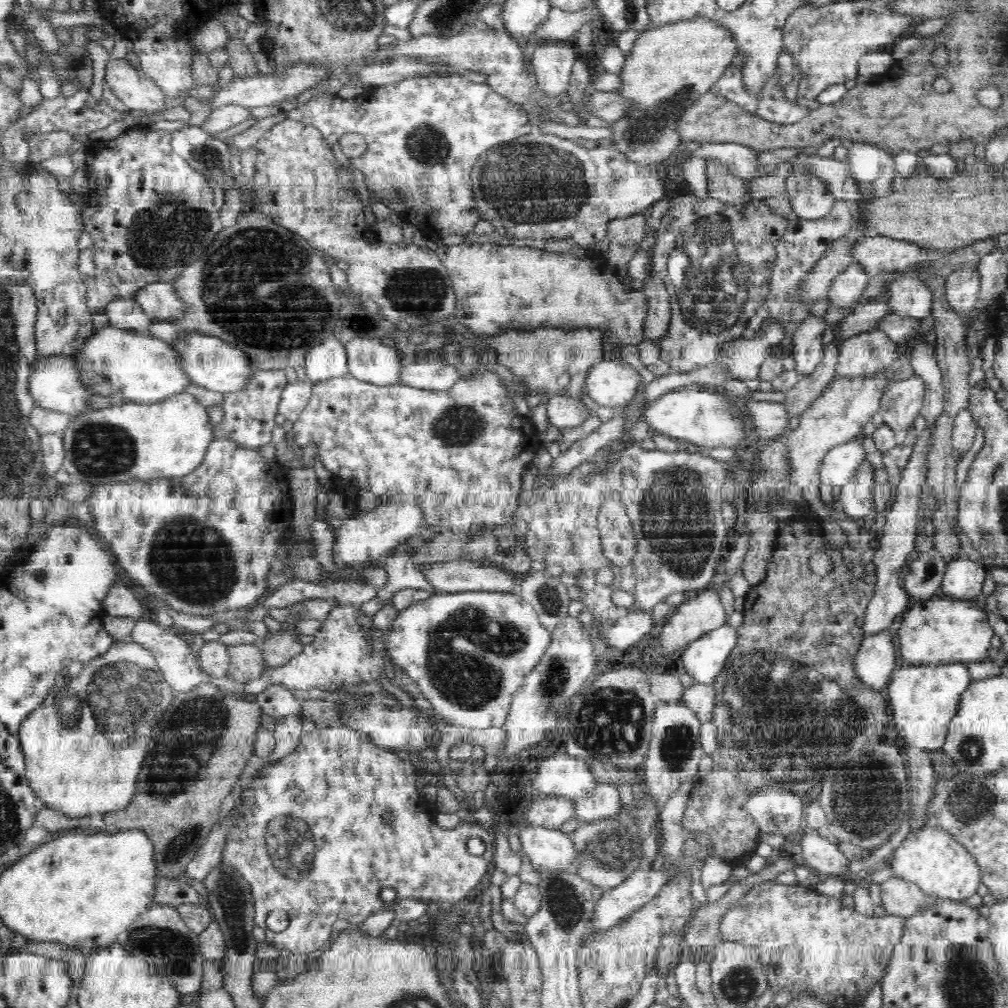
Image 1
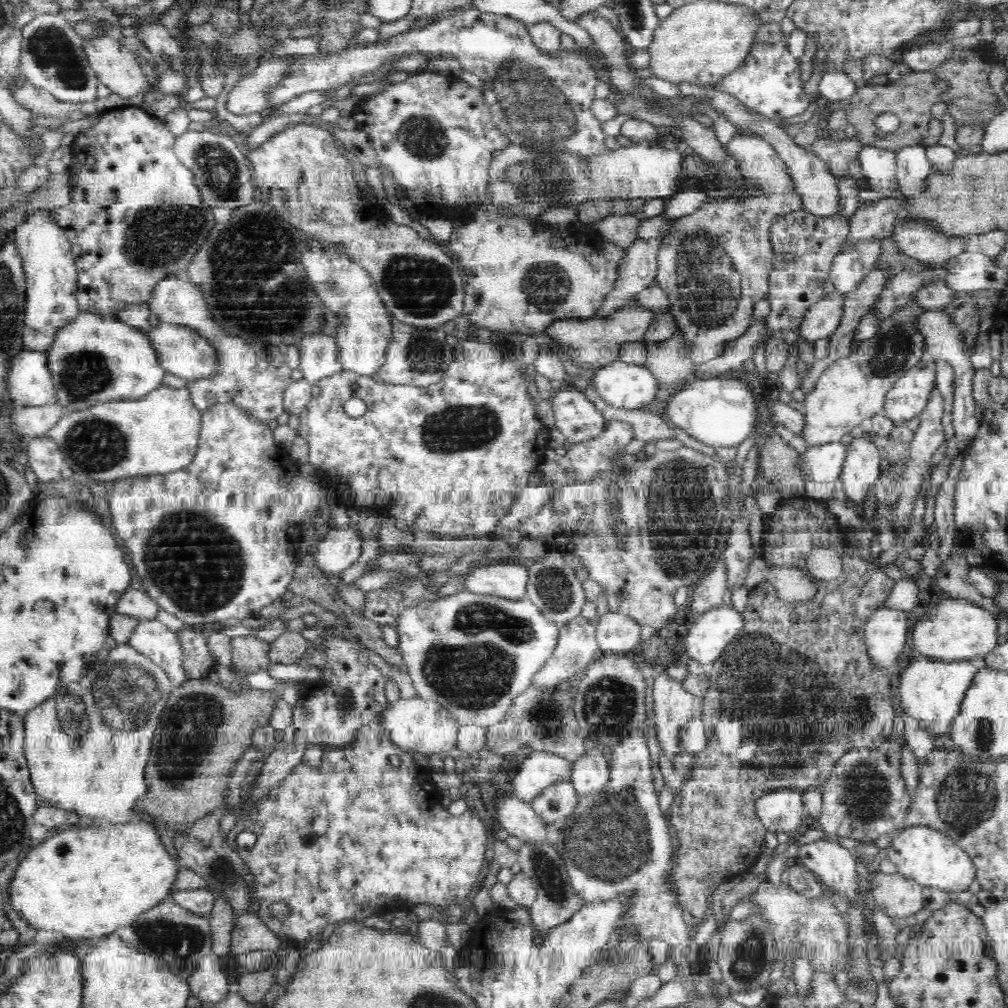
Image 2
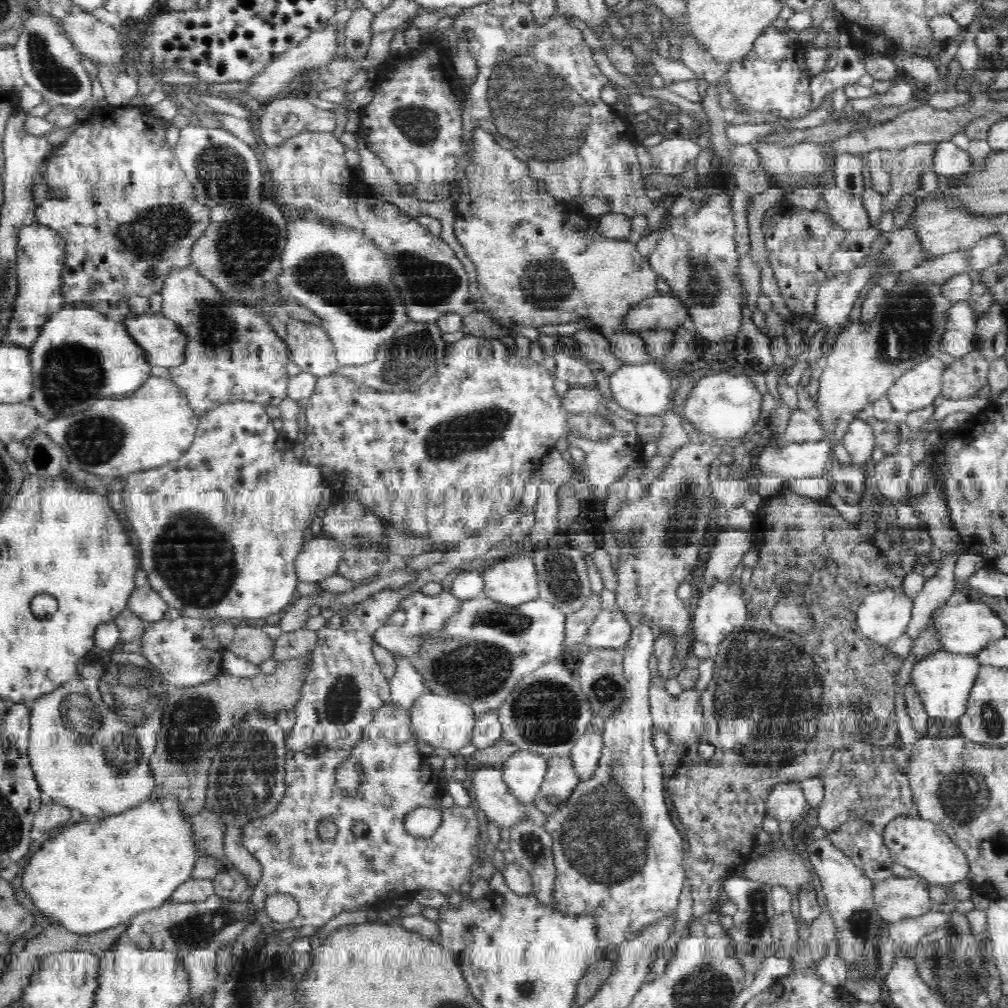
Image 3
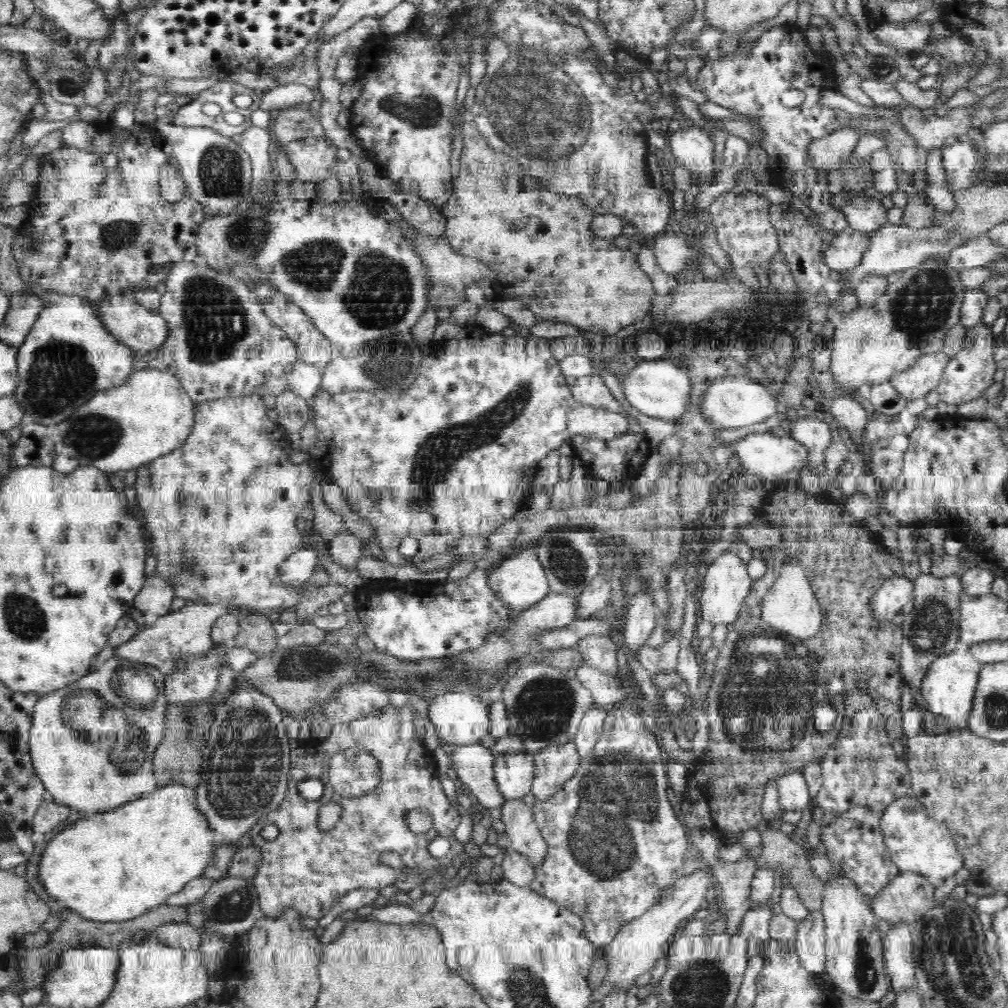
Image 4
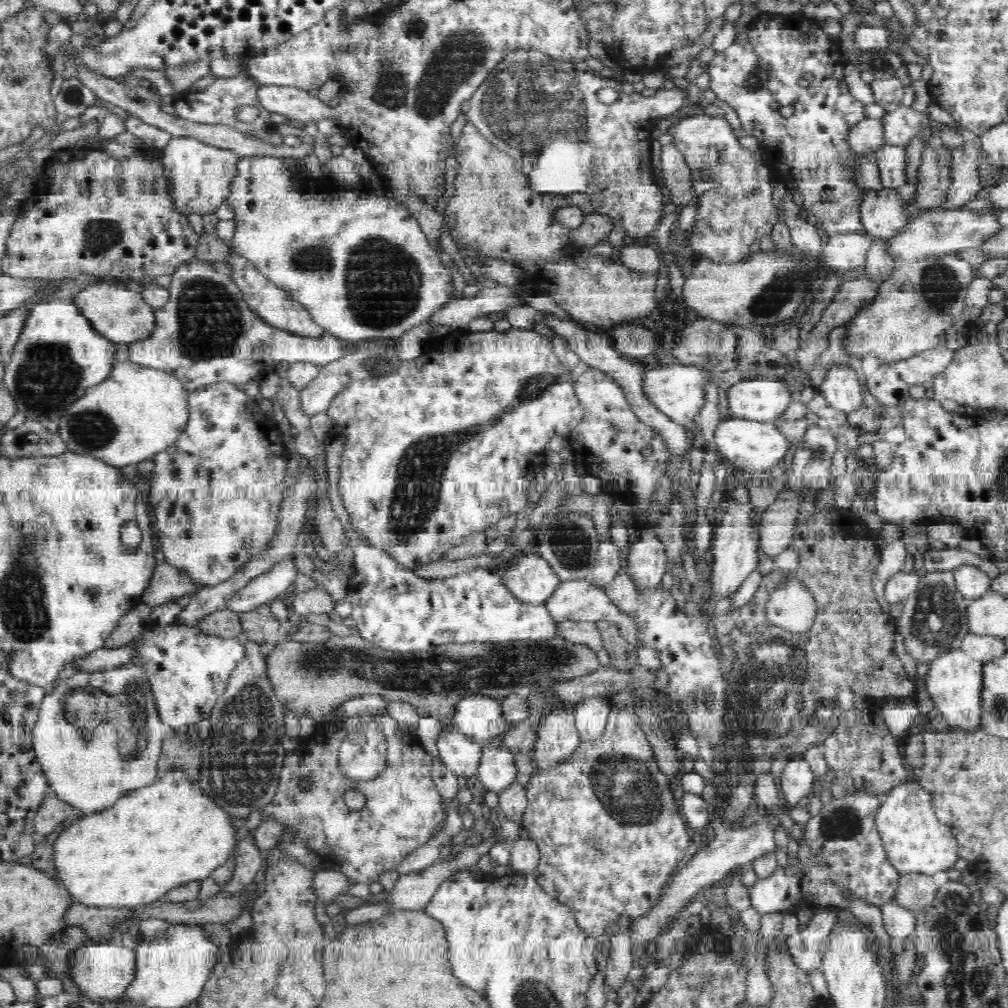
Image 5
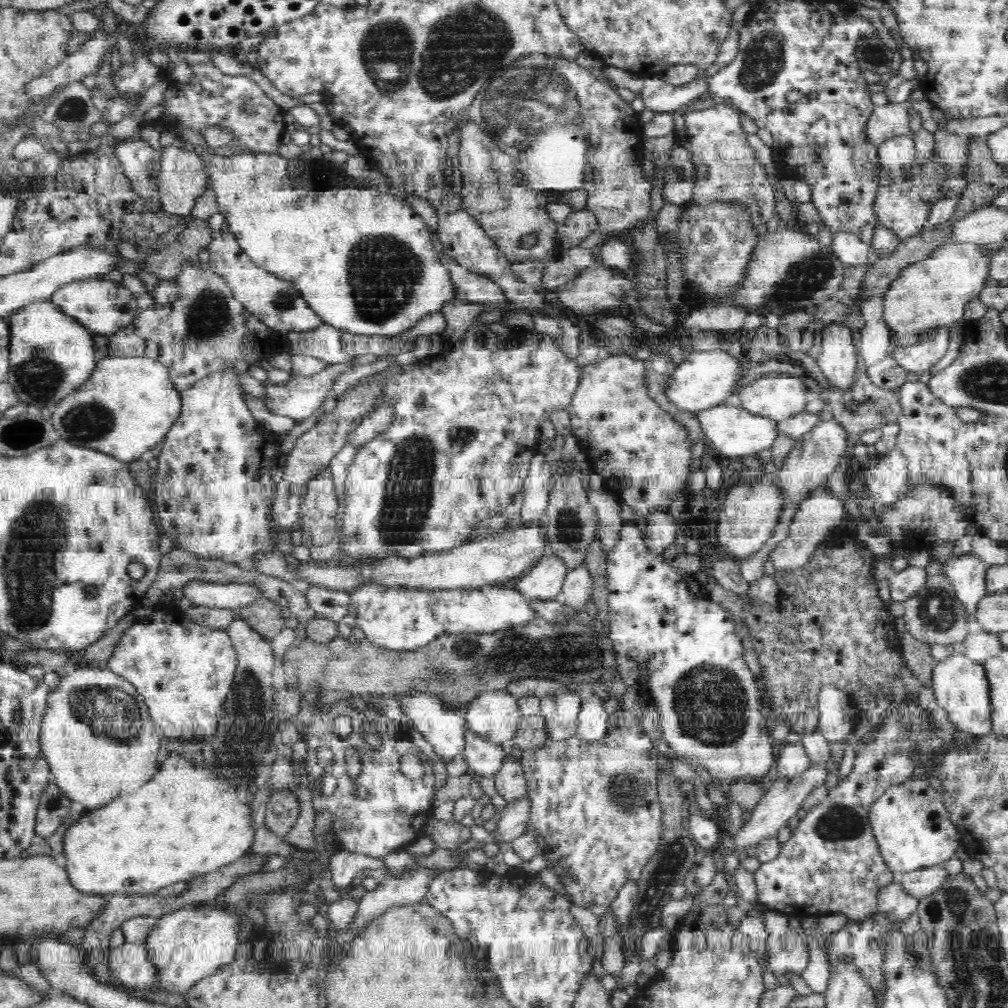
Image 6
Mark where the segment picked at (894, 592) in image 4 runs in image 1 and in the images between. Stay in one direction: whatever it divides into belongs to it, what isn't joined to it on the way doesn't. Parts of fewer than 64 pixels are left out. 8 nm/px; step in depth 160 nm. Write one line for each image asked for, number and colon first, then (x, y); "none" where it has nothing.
1: (874, 663)
2: (886, 631)
3: (883, 616)

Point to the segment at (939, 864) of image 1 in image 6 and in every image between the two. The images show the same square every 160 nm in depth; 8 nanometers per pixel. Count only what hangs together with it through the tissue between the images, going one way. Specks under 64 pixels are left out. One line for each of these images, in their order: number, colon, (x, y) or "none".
2: (931, 858)
3: (920, 845)
4: (916, 843)
5: (915, 840)
6: (913, 829)

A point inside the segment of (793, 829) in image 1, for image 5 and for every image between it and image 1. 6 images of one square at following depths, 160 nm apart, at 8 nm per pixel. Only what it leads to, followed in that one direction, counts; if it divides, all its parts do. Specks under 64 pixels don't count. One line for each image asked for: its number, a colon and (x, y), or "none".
2: (781, 811)
3: (787, 802)
4: (793, 795)
5: (797, 782)

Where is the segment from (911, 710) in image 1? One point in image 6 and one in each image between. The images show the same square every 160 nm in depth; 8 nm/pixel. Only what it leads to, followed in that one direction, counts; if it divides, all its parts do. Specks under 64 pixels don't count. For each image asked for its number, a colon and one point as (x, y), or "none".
2: (931, 691)
3: (943, 680)
4: (949, 685)
5: (954, 681)
6: (961, 687)

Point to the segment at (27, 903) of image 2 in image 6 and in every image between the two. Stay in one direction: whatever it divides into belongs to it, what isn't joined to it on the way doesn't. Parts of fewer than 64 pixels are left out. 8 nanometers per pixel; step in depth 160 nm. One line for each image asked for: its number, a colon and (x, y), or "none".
3: (97, 874)
4: (114, 866)
5: (158, 838)
6: (185, 821)

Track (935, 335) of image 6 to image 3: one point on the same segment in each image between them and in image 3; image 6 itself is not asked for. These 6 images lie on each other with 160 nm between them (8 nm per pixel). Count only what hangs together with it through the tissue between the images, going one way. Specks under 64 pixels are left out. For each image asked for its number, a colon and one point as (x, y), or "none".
3: (917, 388)
4: (925, 375)
5: (916, 370)

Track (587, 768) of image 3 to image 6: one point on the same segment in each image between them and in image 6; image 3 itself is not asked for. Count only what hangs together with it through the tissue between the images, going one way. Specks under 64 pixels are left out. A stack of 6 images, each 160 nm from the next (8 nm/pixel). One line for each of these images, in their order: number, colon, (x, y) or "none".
4: (591, 725)
5: (591, 715)
6: (592, 722)

